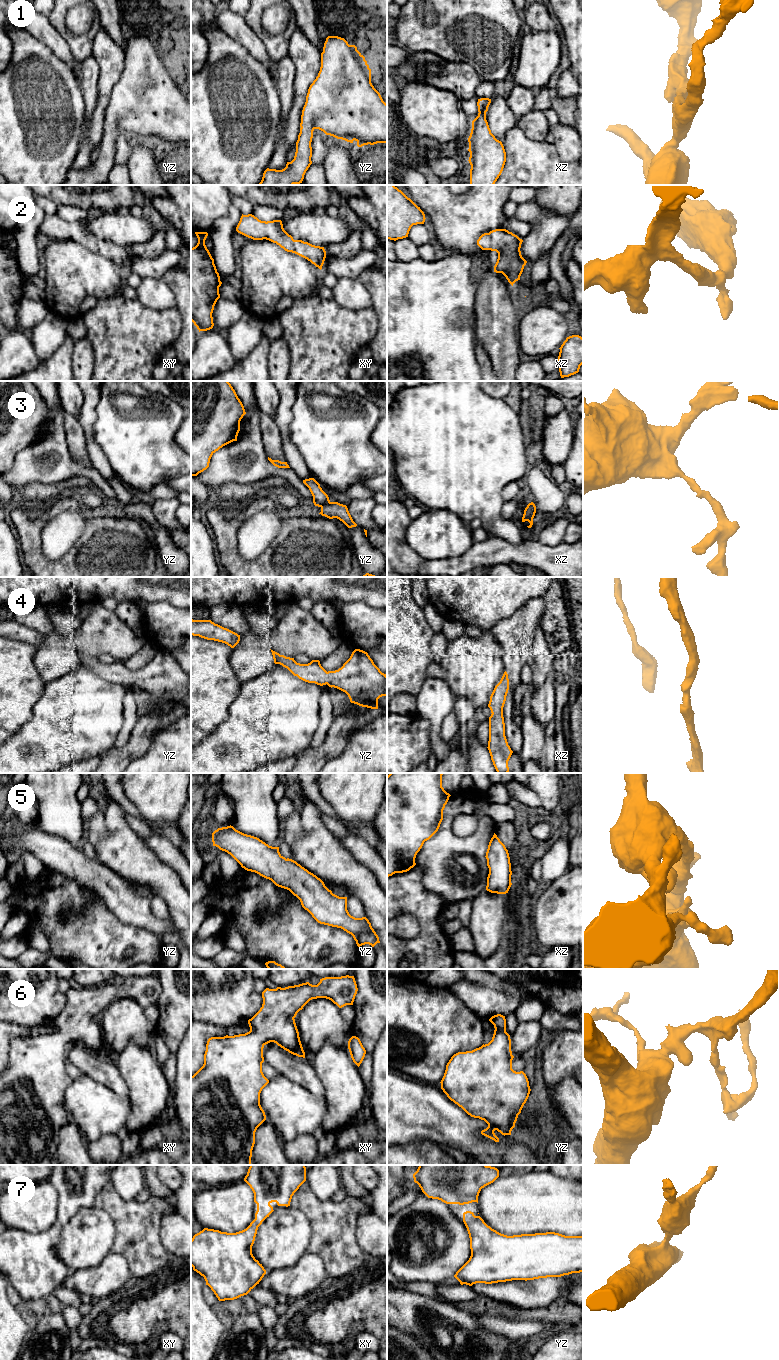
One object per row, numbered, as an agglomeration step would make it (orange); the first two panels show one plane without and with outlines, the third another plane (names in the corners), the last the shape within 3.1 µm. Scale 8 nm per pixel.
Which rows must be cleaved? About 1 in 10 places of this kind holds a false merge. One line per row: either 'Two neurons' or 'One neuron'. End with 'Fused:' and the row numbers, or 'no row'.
1: One neuron
2: One neuron
3: Two neurons
4: One neuron
5: One neuron
6: One neuron
7: One neuron
Fused: 3

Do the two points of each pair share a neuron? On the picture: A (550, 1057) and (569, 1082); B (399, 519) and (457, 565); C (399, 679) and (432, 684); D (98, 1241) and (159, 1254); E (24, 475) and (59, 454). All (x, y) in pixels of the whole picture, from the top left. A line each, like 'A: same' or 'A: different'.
A: different
B: different
C: different
D: different
E: same

